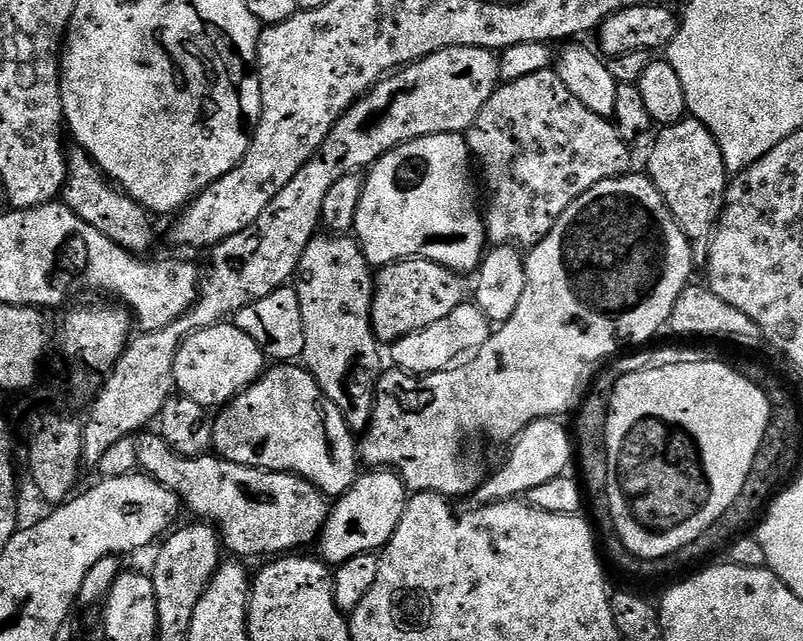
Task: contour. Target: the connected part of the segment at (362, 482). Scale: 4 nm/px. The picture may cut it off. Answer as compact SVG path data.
M372 470L367 474L361 475L353 488L331 505L328 520L324 523L324 529L320 531L318 545L320 544L321 553L319 552L319 555L329 565L341 564L363 552L379 553L392 539L394 530L398 530L398 522L410 499L408 487L404 485L402 478L391 470Z

